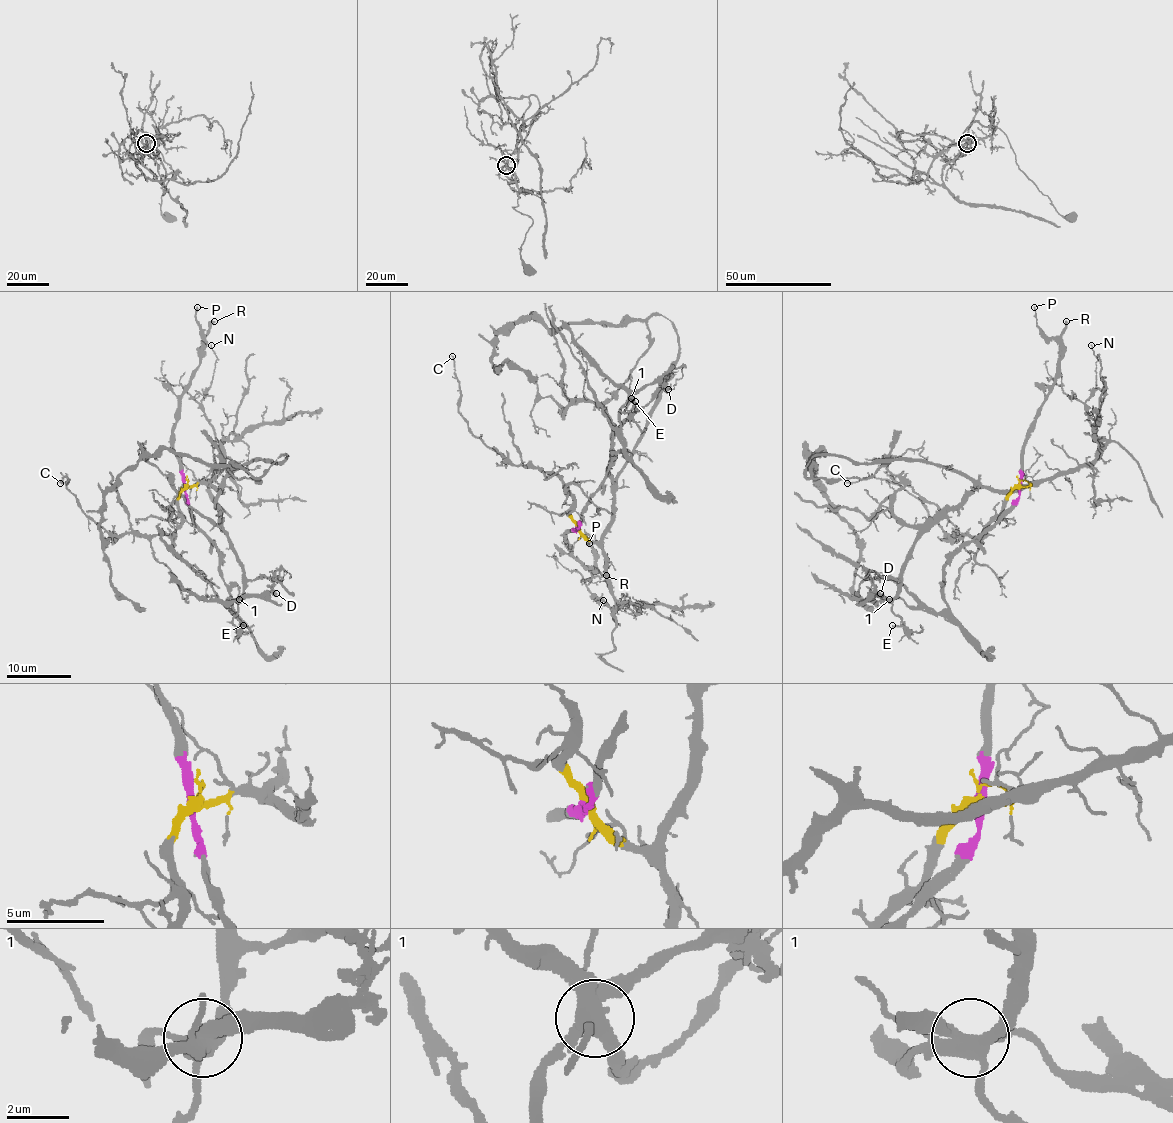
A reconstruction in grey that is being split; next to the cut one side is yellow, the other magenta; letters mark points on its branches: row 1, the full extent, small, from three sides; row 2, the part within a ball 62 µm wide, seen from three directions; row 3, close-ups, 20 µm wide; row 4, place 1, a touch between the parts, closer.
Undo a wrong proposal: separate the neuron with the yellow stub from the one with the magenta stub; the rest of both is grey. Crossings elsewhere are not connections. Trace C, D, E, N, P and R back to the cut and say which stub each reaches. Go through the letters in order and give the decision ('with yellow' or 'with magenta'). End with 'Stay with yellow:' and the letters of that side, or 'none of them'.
C: with yellow
D: with magenta
E: with yellow
N: with yellow
P: with magenta
R: with magenta
Stay with yellow: C, E, N

